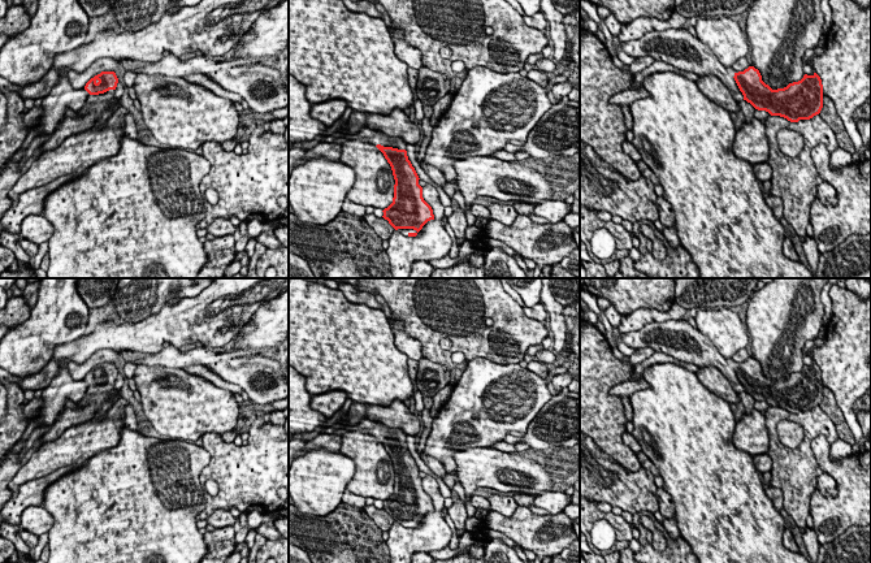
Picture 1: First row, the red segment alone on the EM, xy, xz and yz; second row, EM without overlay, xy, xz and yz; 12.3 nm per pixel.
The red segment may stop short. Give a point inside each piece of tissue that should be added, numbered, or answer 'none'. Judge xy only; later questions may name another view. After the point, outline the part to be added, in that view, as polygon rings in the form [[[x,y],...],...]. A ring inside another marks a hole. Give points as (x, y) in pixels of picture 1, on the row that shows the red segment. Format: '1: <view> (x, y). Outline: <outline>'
1: xy (108, 95). Outline: [[[109,90],[104,94],[99,94],[99,95],[88,94],[86,103],[108,101],[113,98],[114,98],[114,90]]]

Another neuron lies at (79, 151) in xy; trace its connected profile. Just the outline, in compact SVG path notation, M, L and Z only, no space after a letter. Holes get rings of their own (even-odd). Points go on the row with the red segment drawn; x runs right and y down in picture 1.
M118 107L104 127L94 127L69 135L57 148L44 151L18 178L8 195L13 204L20 196L55 179L81 176L94 164L114 156L125 135L125 116L129 109Z

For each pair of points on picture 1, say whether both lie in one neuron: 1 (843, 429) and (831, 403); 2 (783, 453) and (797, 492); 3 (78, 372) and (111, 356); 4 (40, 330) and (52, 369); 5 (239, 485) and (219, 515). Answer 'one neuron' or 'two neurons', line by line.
1: one neuron
2: one neuron
3: one neuron
4: two neurons
5: two neurons

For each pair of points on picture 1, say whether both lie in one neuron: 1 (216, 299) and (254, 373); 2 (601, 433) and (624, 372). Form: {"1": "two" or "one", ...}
{"1": "two", "2": "one"}

